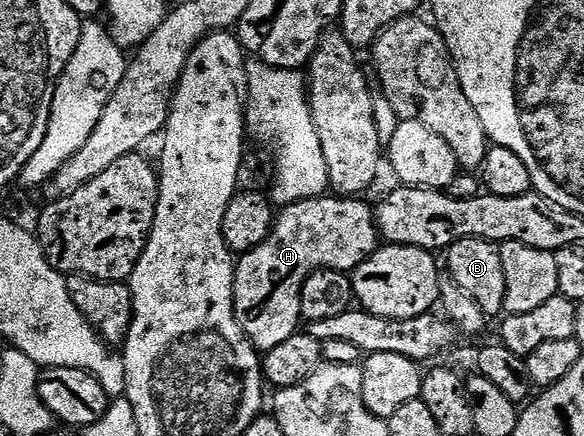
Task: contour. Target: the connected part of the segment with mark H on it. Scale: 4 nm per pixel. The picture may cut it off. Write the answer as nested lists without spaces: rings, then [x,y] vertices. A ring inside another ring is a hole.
[[[319,197],[287,203],[277,212],[269,237],[237,260],[234,316],[255,351],[271,351],[288,341],[288,337],[299,334],[303,322],[300,289],[310,274],[321,267],[353,272],[378,250],[376,211],[362,199],[365,198]]]

